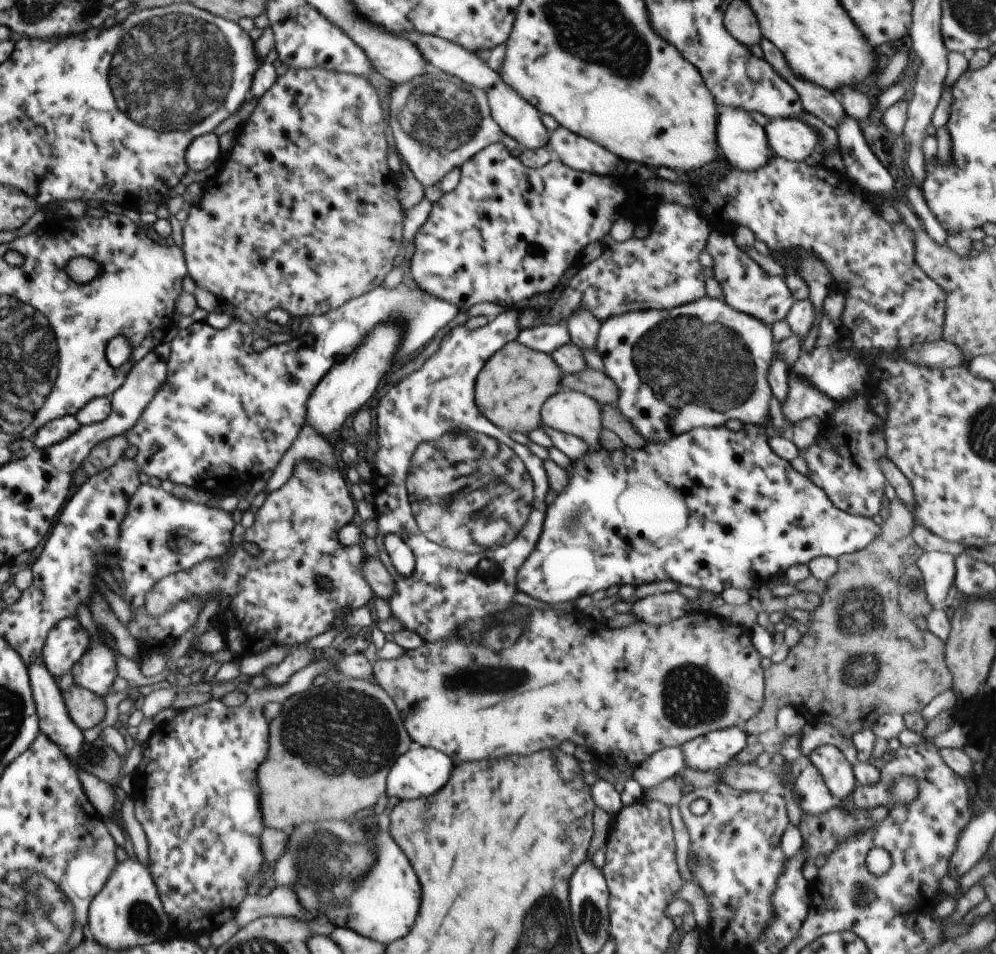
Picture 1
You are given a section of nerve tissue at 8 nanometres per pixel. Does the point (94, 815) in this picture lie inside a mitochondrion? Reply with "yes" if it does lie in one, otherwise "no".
no

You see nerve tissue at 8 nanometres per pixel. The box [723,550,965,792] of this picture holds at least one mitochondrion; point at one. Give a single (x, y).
(860, 611)

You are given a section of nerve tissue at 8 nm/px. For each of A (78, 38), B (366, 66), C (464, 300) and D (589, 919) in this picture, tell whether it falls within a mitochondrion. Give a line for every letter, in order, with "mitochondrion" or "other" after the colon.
A: other
B: other
C: other
D: mitochondrion

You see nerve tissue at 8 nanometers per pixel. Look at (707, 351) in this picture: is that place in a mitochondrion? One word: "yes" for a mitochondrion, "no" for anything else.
yes

